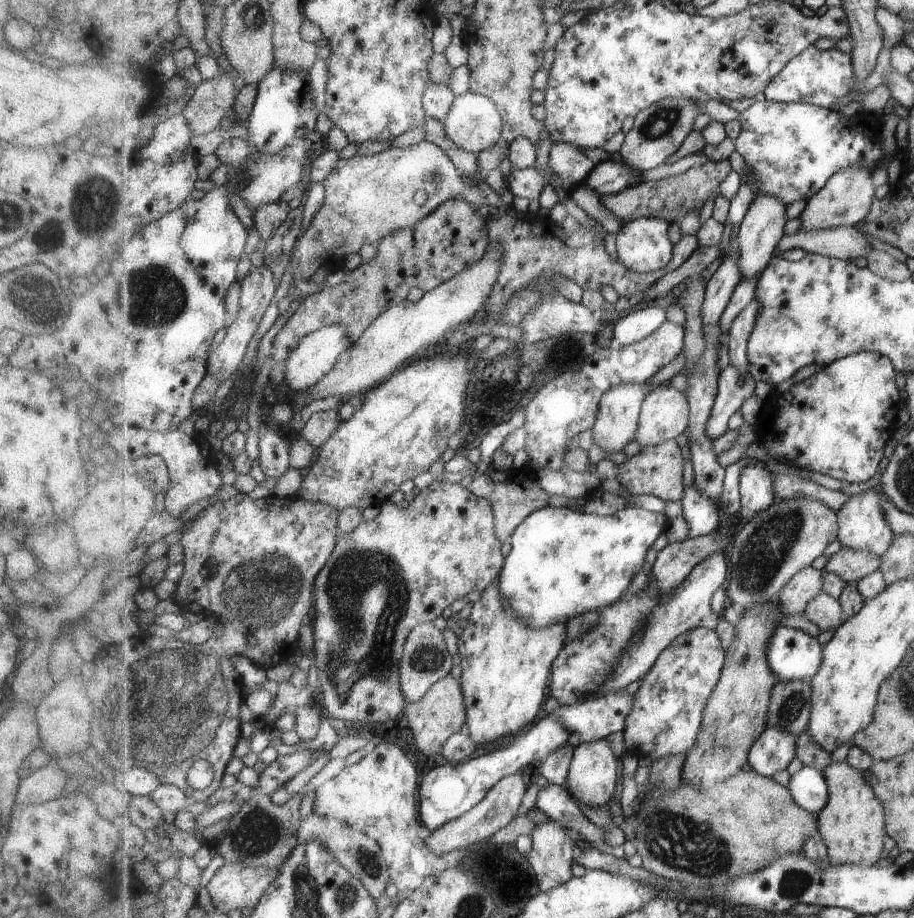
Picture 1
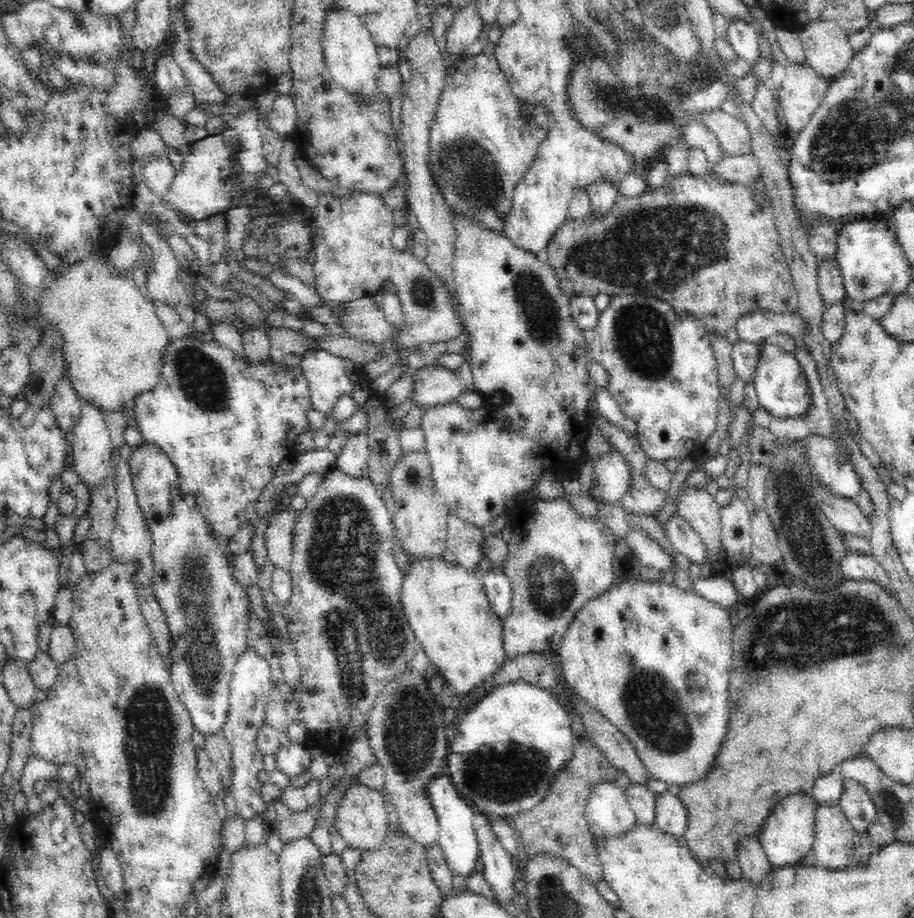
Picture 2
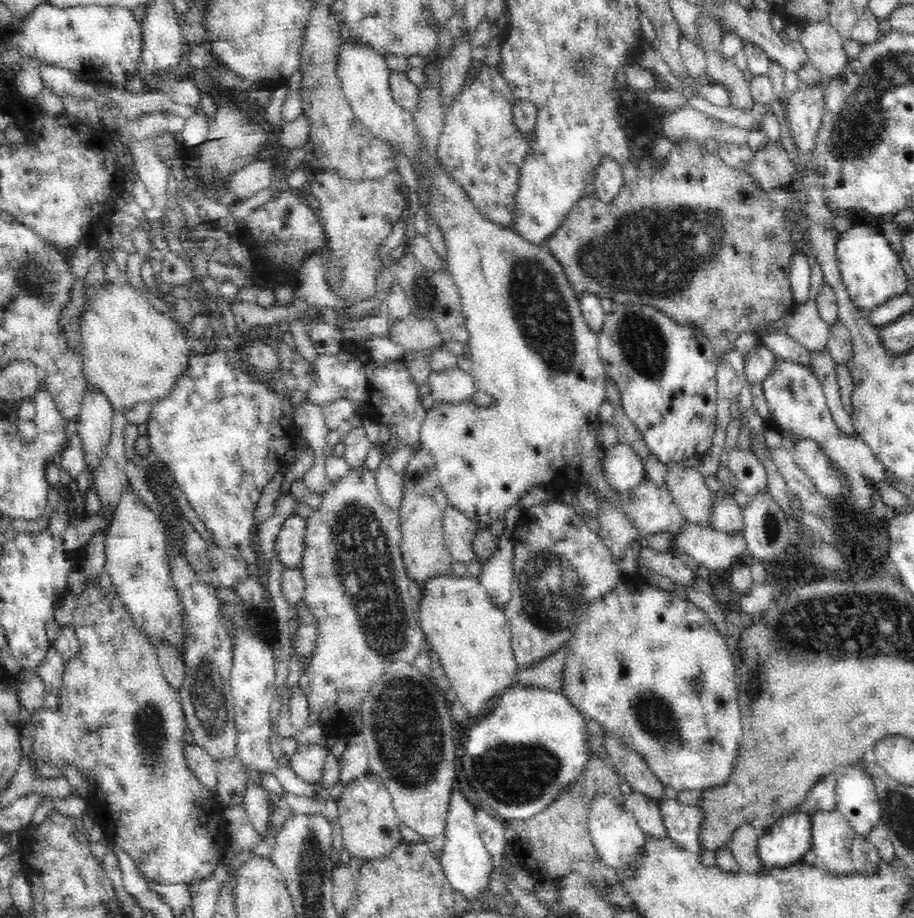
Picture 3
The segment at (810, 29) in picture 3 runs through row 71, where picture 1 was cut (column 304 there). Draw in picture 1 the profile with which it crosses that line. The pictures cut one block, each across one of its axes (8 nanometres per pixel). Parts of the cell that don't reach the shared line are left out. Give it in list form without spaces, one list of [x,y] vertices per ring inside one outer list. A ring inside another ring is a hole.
[[[314,810],[304,819],[299,832],[297,832],[300,843],[311,842],[311,840],[325,842],[327,848],[335,854],[337,860],[349,872],[361,879],[361,882],[364,882],[373,898],[381,898],[387,892],[387,884],[390,881],[388,863],[383,859],[381,846],[373,838],[369,838],[367,834],[361,832],[358,828],[353,828],[350,822],[325,818],[325,816],[317,814]]]

